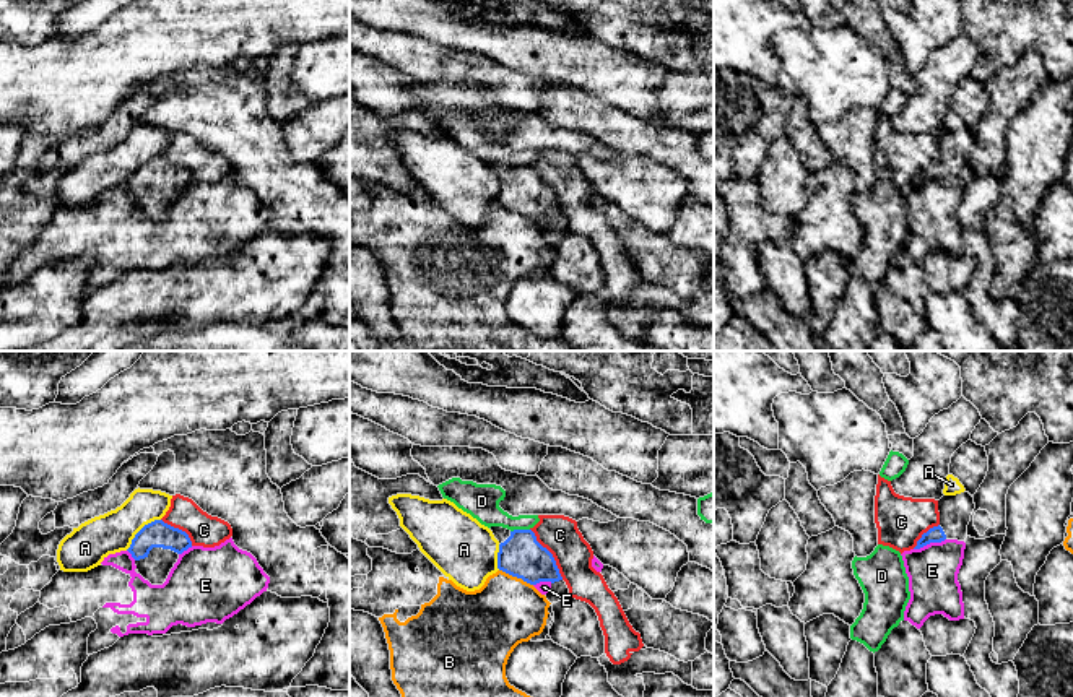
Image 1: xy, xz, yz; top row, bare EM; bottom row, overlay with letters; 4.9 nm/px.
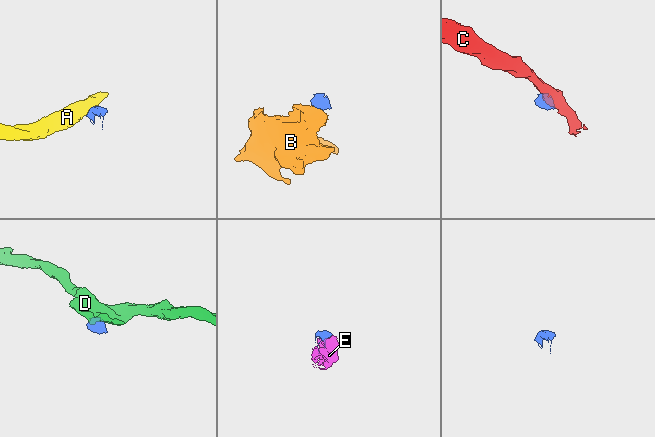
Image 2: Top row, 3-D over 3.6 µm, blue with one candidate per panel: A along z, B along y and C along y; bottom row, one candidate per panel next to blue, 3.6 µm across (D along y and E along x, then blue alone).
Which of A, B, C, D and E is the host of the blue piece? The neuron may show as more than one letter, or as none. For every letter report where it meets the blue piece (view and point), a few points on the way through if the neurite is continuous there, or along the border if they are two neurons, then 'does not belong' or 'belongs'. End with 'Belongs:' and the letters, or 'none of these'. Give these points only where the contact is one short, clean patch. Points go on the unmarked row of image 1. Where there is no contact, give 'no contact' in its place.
A: contact xy (140, 166); border xy (160, 155), (147, 160), (125, 186); does not belong
B: contact xz (516, 212); border xz (499, 205), (532, 221); does not belong
C: contact xz (551, 190); border xz (530, 164), (551, 190), (563, 215); does not belong
D: contact xz (519, 166); does not belong
E: contact yz (929, 179); border yz (945, 174), (914, 186); does not belong
Belongs: none of these

